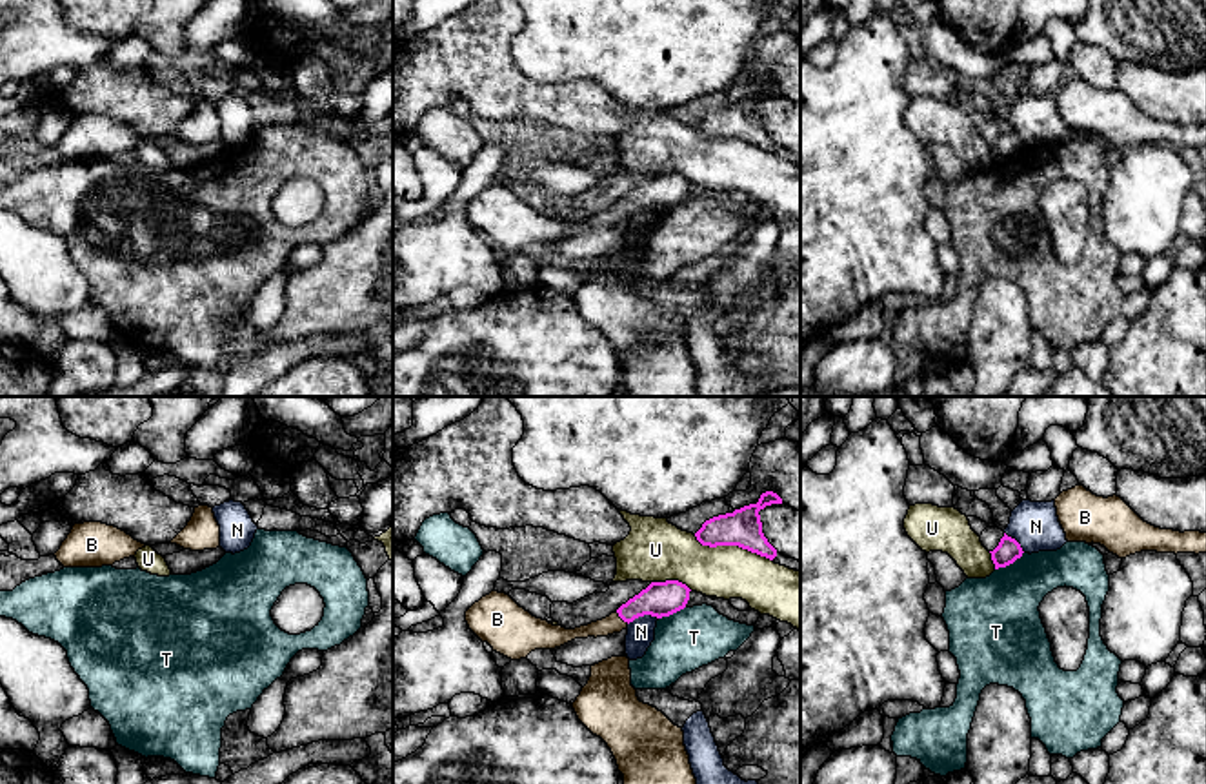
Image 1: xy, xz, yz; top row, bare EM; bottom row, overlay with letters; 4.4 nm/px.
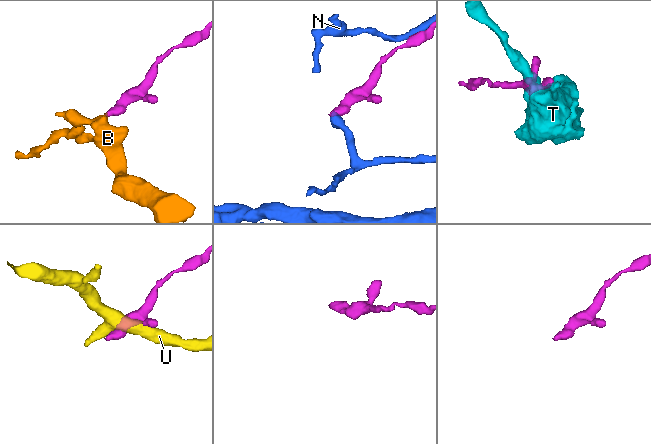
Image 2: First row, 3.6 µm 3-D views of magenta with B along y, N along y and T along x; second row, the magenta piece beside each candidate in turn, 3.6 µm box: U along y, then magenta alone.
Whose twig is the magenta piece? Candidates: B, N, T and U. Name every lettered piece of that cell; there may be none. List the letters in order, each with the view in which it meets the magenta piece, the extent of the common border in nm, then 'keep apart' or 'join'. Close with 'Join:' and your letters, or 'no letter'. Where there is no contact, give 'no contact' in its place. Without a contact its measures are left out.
B: contact in xz; length 80 nm; join
N: contact in xz; length 140 nm; keep apart
T: contact in yz; length 150 nm; keep apart
U: contact in xz; length 360 nm; keep apart
Join: B

